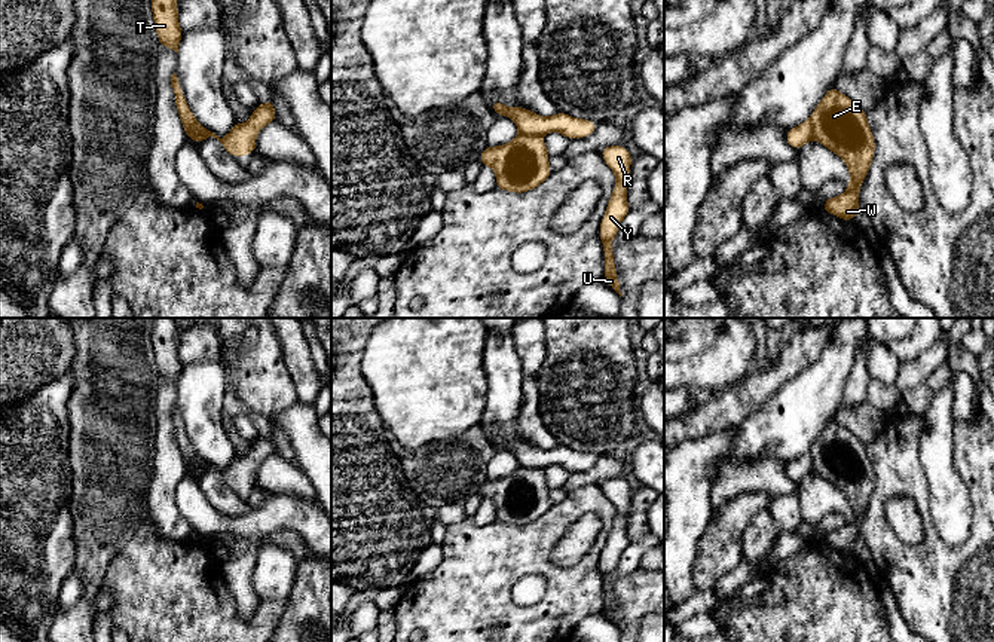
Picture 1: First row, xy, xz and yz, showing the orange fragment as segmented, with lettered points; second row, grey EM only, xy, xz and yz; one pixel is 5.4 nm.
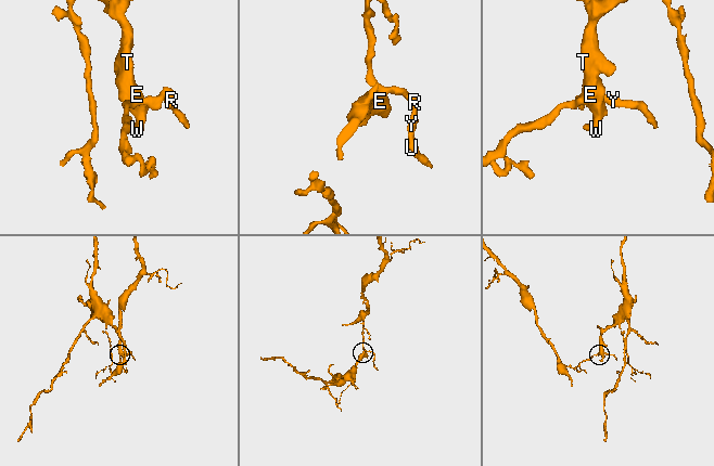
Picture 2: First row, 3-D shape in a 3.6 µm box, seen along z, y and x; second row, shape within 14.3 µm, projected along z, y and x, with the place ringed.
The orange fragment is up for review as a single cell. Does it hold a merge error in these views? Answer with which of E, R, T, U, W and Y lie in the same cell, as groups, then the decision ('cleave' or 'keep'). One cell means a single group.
groups E T W / R U Y; cleave

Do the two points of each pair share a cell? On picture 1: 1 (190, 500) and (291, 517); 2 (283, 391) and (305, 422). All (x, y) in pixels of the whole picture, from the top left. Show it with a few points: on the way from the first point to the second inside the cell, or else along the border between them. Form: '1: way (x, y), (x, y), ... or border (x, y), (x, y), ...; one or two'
1: way (216, 525), (257, 525), (266, 520); one
2: border (297, 400), (269, 416); two

